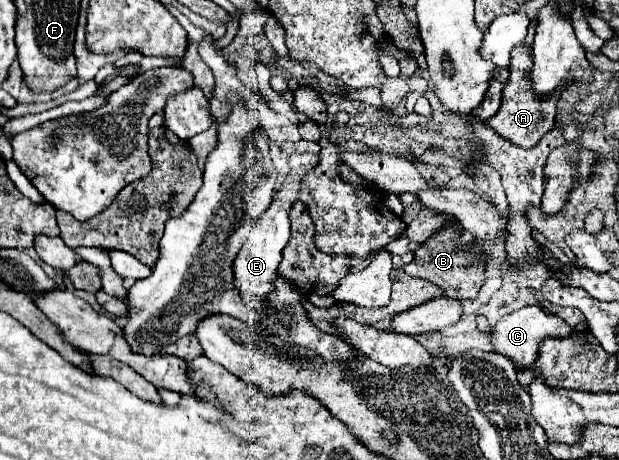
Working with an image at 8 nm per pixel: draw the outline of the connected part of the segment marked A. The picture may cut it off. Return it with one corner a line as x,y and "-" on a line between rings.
521,44
519,48
515,48
511,52
511,66
509,66
511,76
503,88
501,108
495,116
491,116
487,120
487,126
491,126
501,138
505,138
525,150
533,148
543,138
543,134
547,134
555,126
555,104
559,98
559,94
551,94
549,98
539,98
531,90
529,72
531,72
531,50

